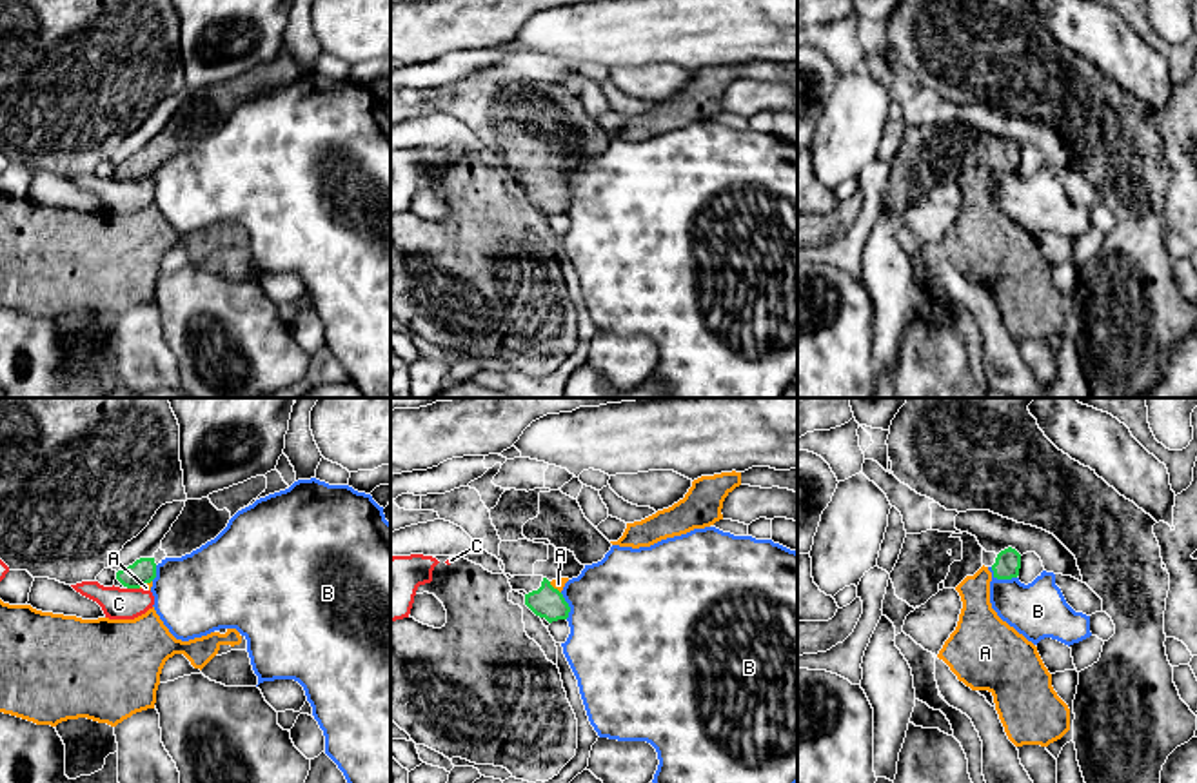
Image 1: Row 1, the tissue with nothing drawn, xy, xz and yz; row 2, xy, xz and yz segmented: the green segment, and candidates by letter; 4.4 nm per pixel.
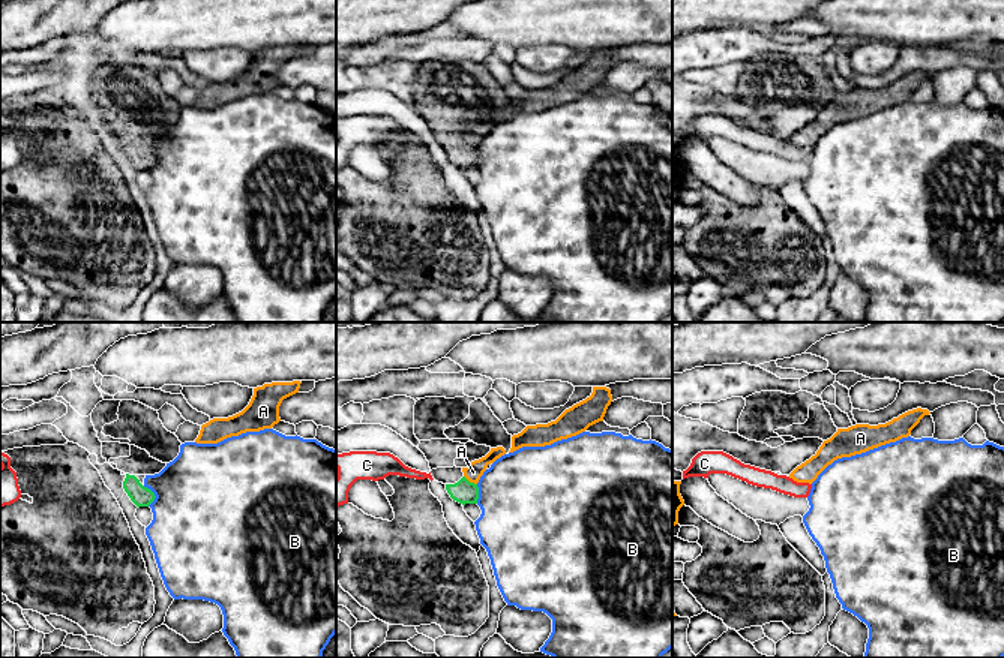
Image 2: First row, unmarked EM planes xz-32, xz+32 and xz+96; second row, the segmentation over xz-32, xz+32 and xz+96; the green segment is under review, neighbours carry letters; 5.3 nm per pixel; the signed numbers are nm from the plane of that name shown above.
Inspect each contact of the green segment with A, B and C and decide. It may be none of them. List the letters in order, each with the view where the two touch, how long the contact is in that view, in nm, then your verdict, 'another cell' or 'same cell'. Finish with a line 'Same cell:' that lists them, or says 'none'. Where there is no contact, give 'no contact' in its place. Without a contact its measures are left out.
A: xy | 70 nm | another cell
B: yz | 130 nm | another cell
C: xy | 60 nm | another cell
Same cell: none

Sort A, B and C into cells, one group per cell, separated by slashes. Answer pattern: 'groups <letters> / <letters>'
groups A / B / C

